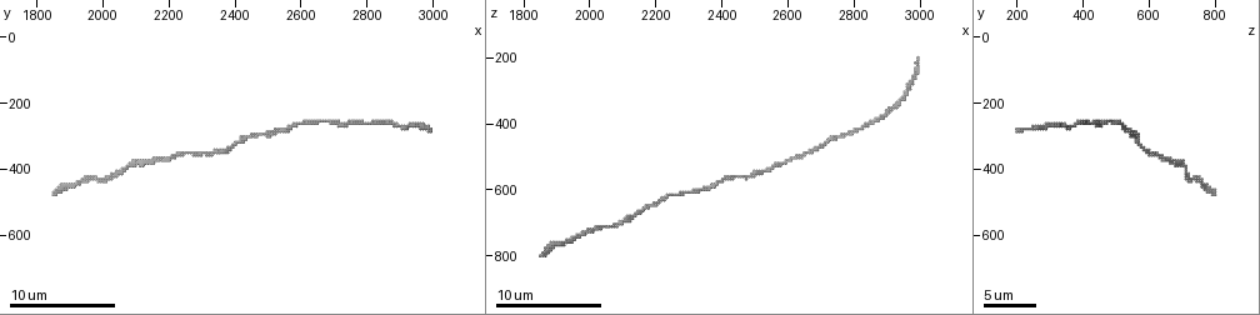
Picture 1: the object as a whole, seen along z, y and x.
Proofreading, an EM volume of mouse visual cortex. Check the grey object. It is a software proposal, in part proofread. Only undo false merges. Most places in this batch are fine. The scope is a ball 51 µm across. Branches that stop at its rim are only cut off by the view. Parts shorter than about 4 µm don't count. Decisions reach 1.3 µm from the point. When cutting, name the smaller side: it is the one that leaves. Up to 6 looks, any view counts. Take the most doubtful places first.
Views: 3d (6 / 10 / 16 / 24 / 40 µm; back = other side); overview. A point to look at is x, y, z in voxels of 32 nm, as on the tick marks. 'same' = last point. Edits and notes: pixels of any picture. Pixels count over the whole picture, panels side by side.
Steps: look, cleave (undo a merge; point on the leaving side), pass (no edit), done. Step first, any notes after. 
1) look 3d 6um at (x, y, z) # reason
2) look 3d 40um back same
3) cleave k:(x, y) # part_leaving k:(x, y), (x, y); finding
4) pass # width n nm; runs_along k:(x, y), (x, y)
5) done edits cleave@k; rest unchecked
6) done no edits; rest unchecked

look 3d 6um at (2760, 260, 430)

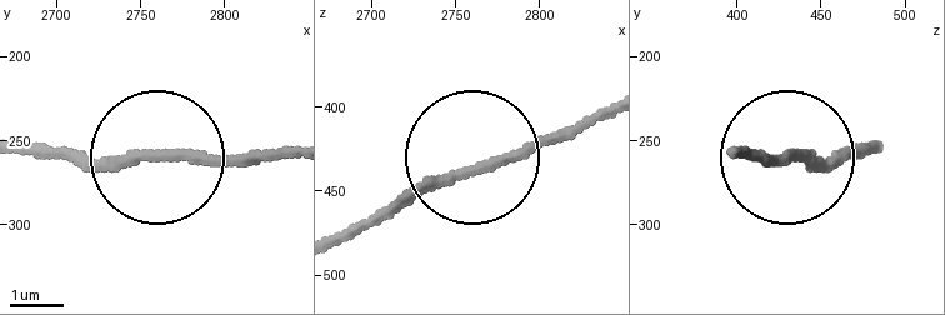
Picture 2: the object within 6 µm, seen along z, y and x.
pass # width 190 nm; runs_along 2:(26, 146), (276, 160); all the same neuron

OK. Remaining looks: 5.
look 3d 10um at (2160, 370, 660) # sudden change in width

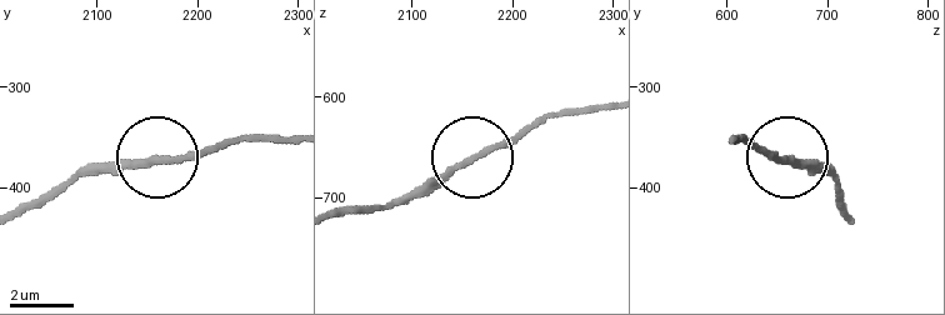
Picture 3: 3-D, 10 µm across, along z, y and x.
pass # runs_along 3:(603, 105), (539, 118), (413, 199); all the same neuron

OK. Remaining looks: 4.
look 3d 10um at (2460, 300, 560)

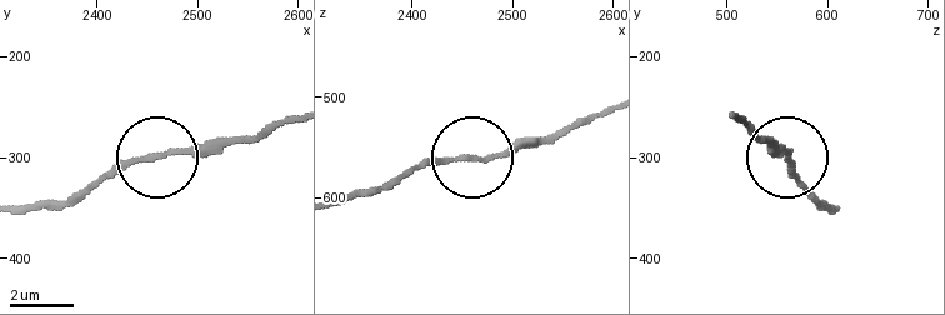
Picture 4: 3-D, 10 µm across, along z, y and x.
pass # side_arm 24 um; runs_along 4:(465, 158), (503, 158), (556, 141); one neuron here

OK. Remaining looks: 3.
done no edits; rest unchecked

